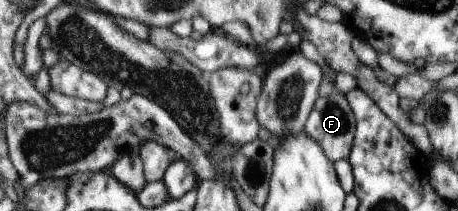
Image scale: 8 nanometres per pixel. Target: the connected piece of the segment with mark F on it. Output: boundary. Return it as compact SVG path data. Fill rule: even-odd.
M332 91L324 98L316 97L304 124L304 134L312 138L324 152L324 156L335 162L348 159L355 132L354 116L343 94Z

